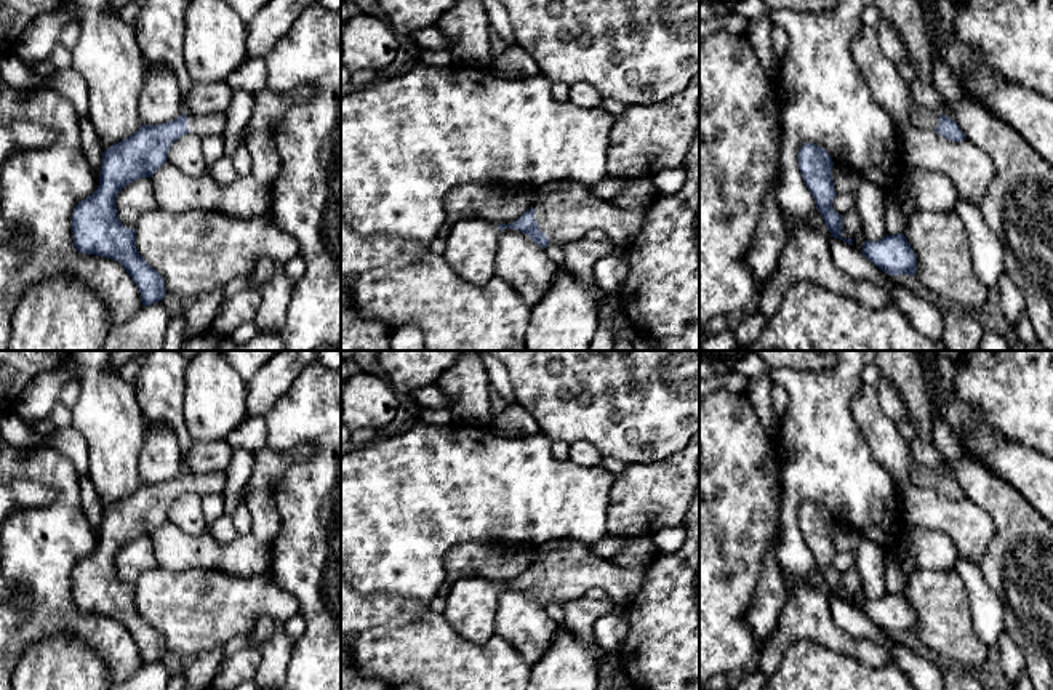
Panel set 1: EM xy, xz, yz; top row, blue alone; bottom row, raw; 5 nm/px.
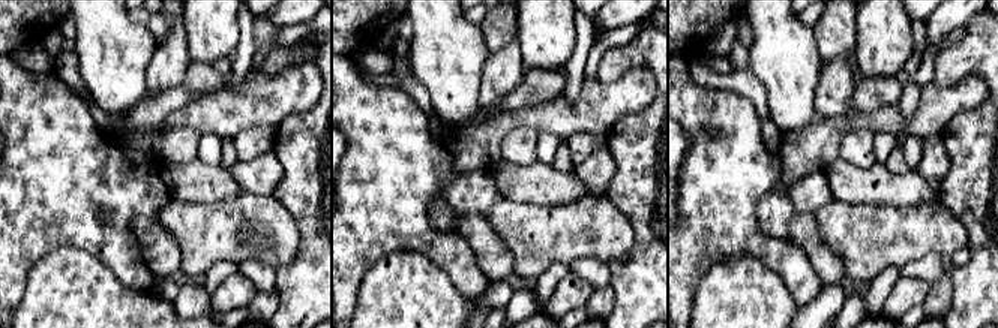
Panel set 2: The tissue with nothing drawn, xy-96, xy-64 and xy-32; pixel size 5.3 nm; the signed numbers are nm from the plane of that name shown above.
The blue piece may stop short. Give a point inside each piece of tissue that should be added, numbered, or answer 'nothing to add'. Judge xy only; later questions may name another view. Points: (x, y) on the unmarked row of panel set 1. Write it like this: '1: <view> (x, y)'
1: xy (200, 484)

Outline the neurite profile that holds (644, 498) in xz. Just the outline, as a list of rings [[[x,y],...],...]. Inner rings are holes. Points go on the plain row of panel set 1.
[[[699,429],[674,456],[650,464],[627,464],[616,474],[607,509],[608,535],[613,538],[651,536],[664,527],[682,525],[698,488]]]

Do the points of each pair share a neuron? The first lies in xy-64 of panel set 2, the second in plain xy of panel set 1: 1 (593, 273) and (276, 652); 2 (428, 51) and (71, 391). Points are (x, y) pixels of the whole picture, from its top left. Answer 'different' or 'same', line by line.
1: different
2: different

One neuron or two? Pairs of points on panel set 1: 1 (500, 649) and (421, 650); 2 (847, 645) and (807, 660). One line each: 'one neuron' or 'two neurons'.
1: one neuron
2: two neurons

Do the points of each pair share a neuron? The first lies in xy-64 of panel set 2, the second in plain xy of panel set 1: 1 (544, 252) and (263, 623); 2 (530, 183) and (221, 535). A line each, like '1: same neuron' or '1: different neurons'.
1: different neurons
2: different neurons

